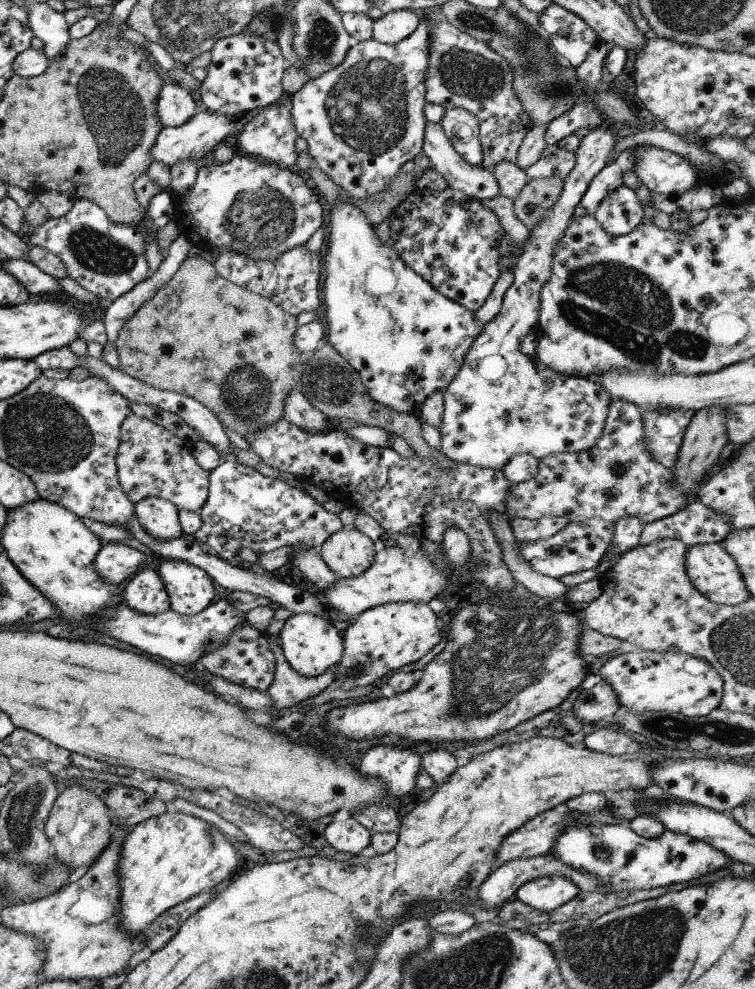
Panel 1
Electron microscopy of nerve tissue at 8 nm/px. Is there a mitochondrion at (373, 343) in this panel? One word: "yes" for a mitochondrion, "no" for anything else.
no

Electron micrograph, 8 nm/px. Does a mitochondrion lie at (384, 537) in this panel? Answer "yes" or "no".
no

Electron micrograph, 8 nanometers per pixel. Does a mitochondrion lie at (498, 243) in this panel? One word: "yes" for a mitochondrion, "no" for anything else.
no

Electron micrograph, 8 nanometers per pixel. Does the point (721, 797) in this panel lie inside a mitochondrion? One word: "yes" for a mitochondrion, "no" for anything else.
no

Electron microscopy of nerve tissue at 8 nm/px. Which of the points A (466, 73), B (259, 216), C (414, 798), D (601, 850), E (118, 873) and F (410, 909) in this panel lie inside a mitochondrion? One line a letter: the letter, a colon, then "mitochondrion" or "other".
A: mitochondrion
B: mitochondrion
C: other
D: mitochondrion
E: other
F: other

